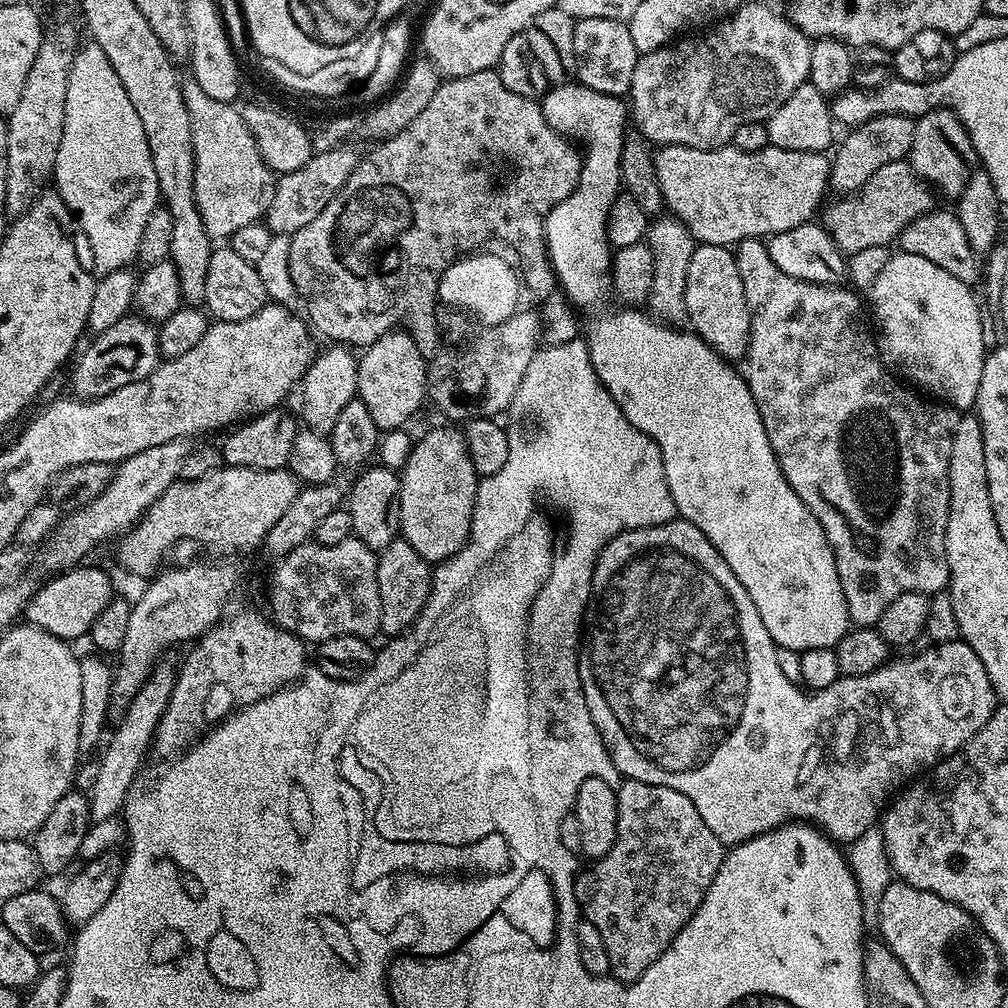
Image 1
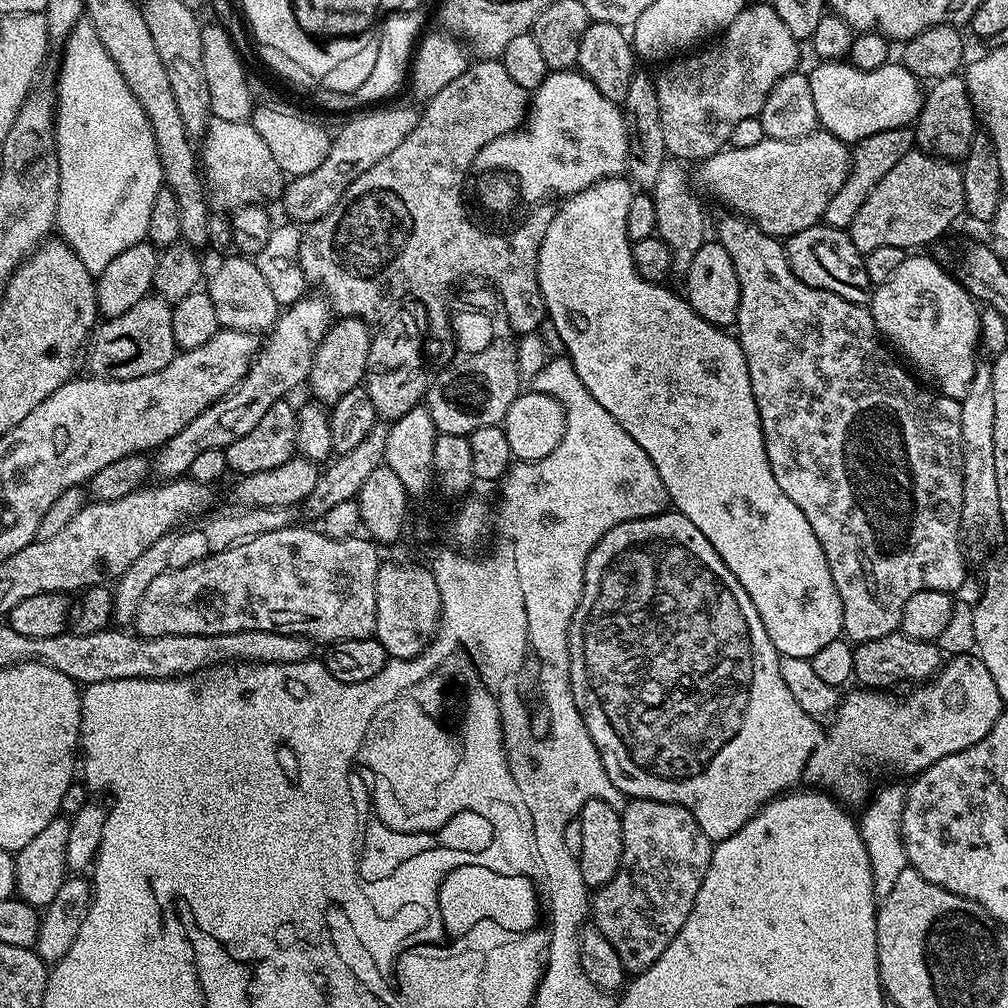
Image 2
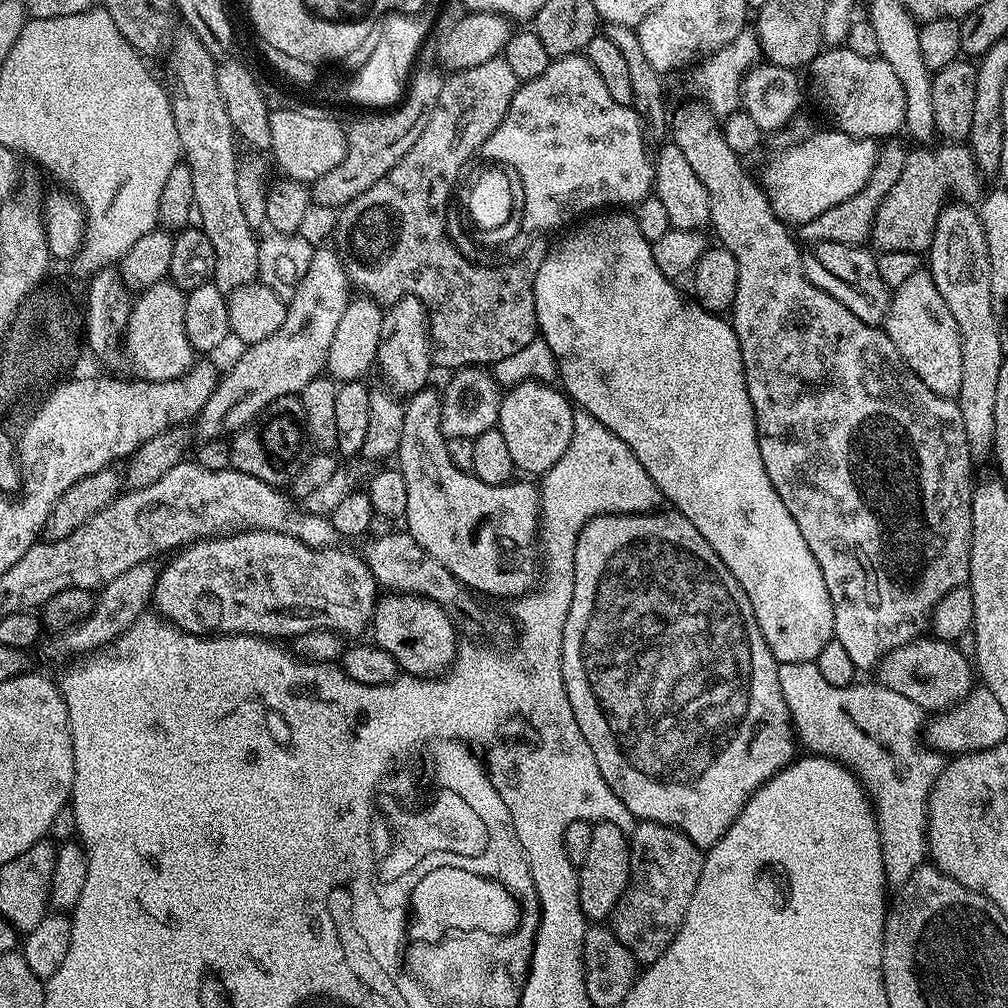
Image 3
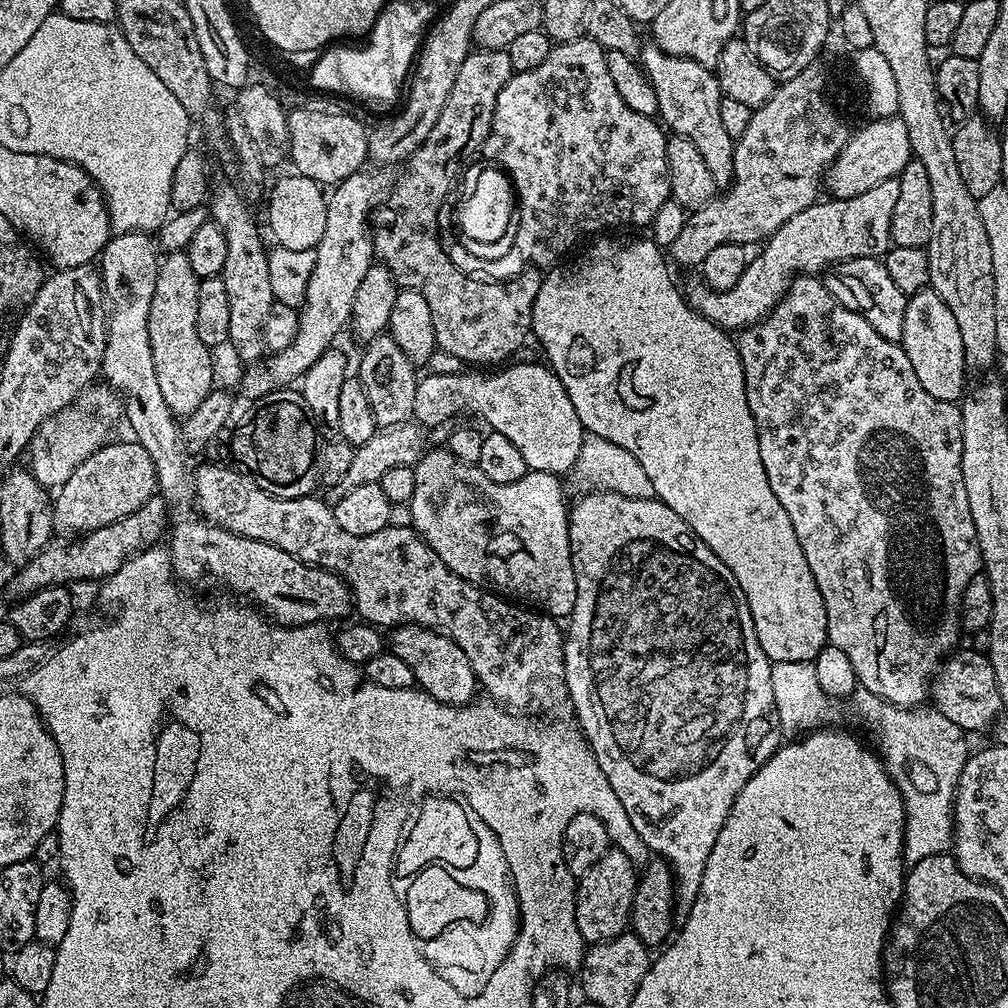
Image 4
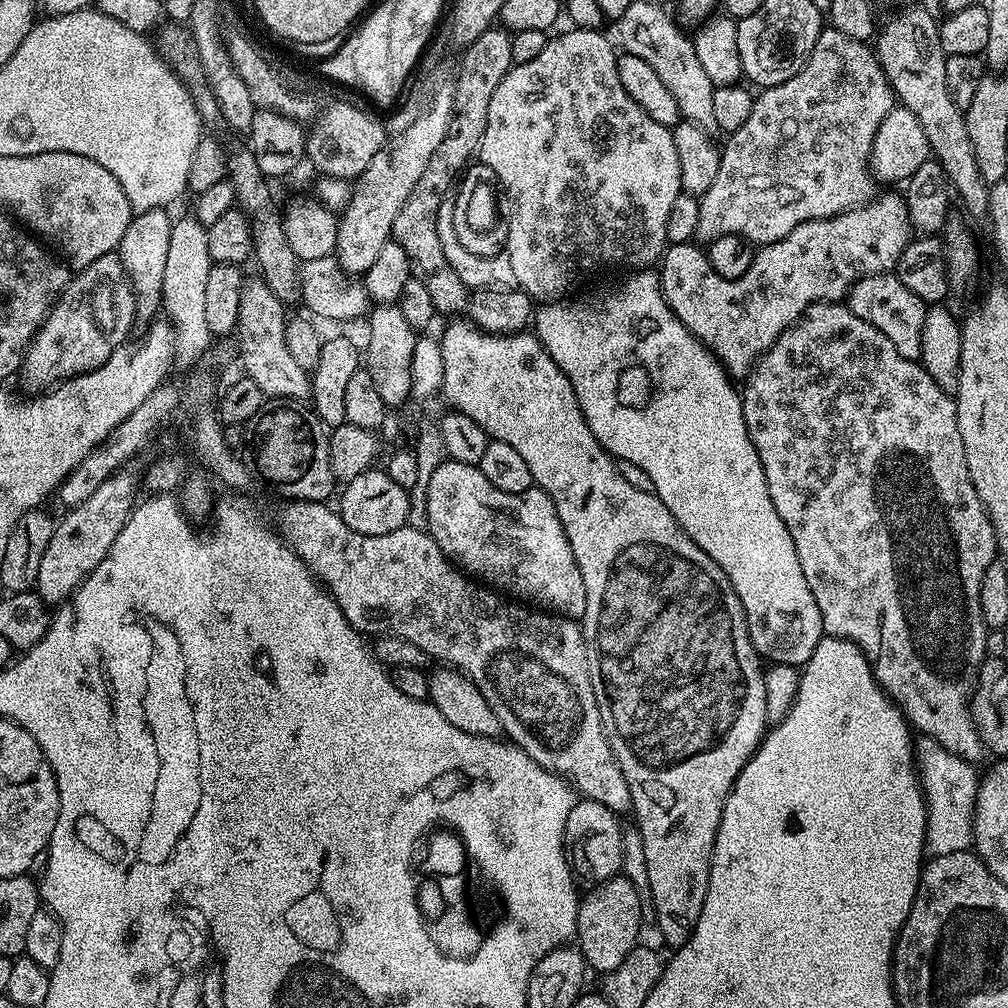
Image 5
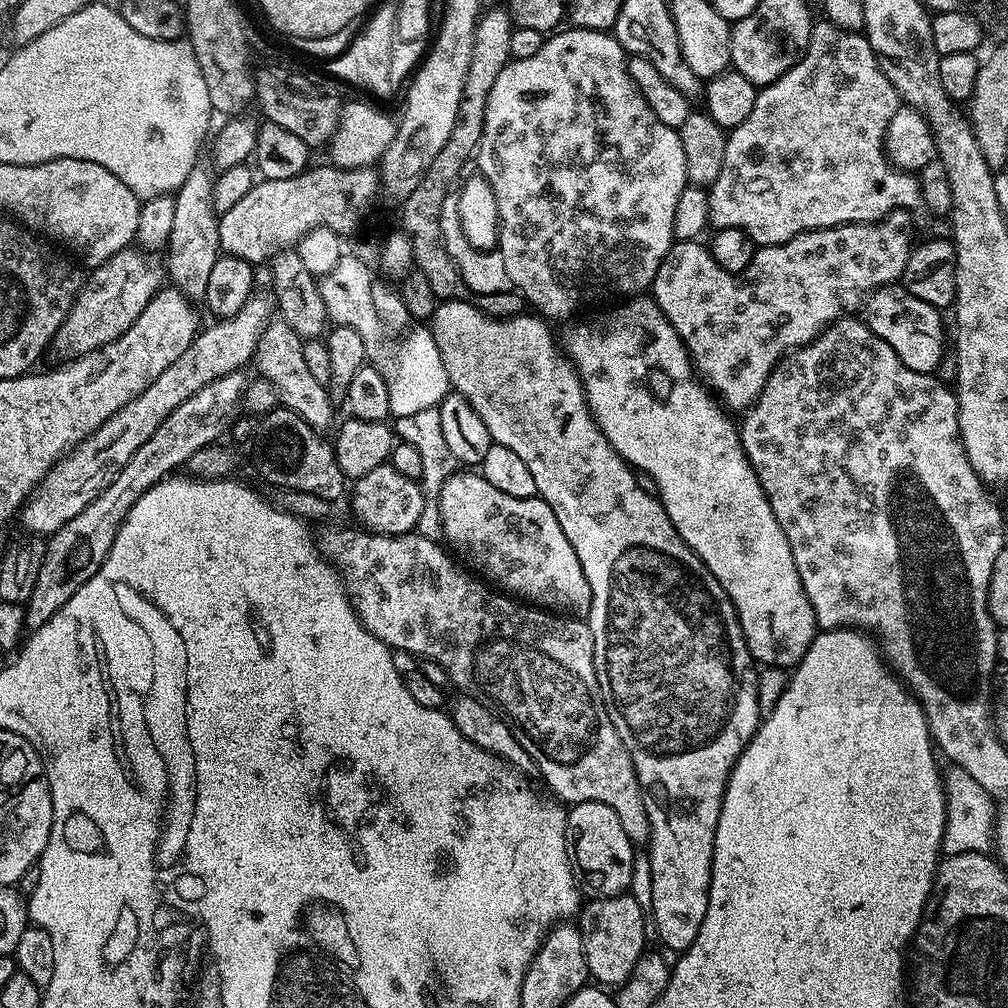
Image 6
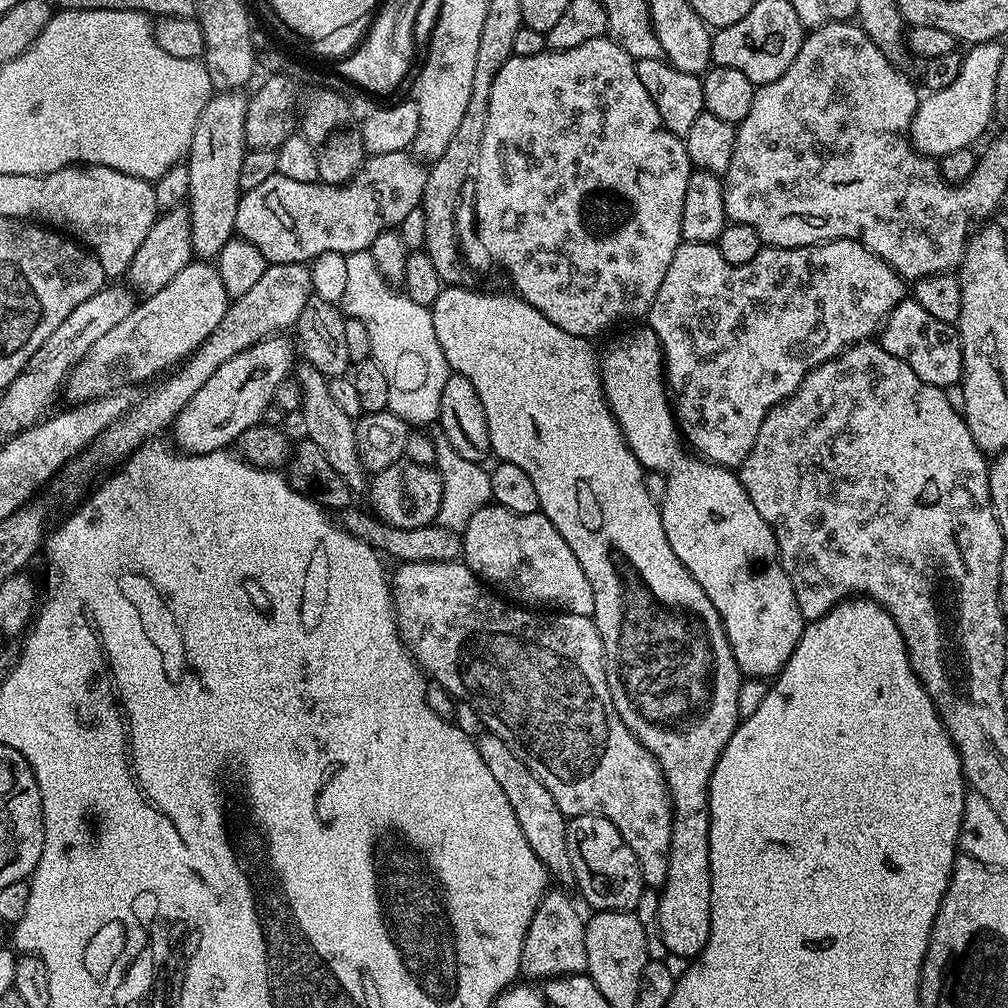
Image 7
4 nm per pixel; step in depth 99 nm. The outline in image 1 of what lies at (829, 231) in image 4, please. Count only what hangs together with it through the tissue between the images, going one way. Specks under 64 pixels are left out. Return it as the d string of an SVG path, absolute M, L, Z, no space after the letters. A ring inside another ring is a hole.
M875 116L866 122L862 122L858 127L851 129L847 133L848 137L844 141L837 143L834 148L836 157L833 155L830 160L830 184L833 189L837 188L837 193L851 194L859 190L871 176L882 166L887 166L890 162L898 162L907 157L910 146L914 146L914 126L916 120L911 116Z

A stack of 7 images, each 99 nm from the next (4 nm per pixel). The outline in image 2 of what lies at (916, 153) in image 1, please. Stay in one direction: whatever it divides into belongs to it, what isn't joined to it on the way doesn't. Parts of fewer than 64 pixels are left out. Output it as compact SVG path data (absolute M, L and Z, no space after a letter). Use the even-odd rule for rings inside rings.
M963 75L947 76L935 81L924 93L924 105L914 125L915 147L941 160L963 161L970 150L972 135L978 131L978 117L968 97L968 82Z

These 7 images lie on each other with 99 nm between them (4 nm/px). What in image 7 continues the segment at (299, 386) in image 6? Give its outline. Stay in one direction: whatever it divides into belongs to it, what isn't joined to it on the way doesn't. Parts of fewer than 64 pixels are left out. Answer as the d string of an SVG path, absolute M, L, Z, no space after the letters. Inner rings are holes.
M300 362L295 365L294 378L300 384L302 390L302 402L298 419L304 423L303 435L312 441L322 454L326 454L326 462L338 470L338 474L350 486L353 494L360 494L366 488L366 473L362 462L358 458L358 448L356 446L356 425L353 417L347 416L340 407L334 402L328 389L329 377L324 376L314 366L306 362Z

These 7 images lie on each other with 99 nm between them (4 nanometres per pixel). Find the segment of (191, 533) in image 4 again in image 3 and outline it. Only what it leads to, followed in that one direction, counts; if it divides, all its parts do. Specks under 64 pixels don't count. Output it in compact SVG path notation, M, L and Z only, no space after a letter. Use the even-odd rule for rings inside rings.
M237 532L198 540L179 549L171 557L173 560L159 569L151 603L164 619L195 636L243 634L295 638L323 628L341 634L360 632L363 628L365 631L376 608L378 585L359 551L347 552L340 547L311 548L306 542L281 532Z

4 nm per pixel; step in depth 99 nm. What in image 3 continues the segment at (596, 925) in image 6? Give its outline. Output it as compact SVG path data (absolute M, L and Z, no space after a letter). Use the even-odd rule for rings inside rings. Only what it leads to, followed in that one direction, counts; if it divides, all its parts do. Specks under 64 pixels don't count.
M595 821L590 834L590 847L586 853L586 862L579 865L578 898L585 921L604 922L609 919L630 878L630 854L632 845L629 833L614 822Z

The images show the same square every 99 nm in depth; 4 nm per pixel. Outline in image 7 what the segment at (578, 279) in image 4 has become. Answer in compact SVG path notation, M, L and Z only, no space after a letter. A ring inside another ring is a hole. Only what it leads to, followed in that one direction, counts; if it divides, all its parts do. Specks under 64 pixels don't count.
M641 326L641 328L634 329L633 332L624 332L621 336L614 337L605 346L604 352L602 348L598 356L598 363L600 365L600 381L604 387L604 397L608 399L608 408L612 411L613 418L618 422L624 440L642 467L650 472L661 472L666 478L666 498L660 505L660 517L662 518L662 526L666 530L666 542L670 542L670 550L674 550L674 554L678 554L678 562L682 562L682 566L686 566L686 570L690 570L690 574L698 582L698 586L702 586L702 590L706 590L706 596L710 598L710 602L714 602L714 606L724 623L732 653L738 662L741 673L748 678L775 678L779 676L784 663L788 661L790 654L794 654L794 650L802 638L806 621L803 614L798 610L798 598L794 598L794 586L790 582L786 570L780 564L780 551L776 549L776 539L766 522L766 518L762 518L762 514L758 514L758 510L754 510L754 502L750 502L750 494L746 494L739 475L733 469L721 468L719 464L710 464L707 460L686 450L685 441L681 437L676 422L674 404L670 399L670 389L666 383L664 351L660 349L660 343L652 328Z

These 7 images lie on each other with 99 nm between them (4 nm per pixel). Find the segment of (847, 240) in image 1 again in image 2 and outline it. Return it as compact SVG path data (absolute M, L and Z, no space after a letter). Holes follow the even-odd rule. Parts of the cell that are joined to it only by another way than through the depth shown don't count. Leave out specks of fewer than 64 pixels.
M913 150L906 154L906 158L901 158L870 190L870 198L862 202L862 207L858 209L858 214L854 214L854 222L846 229L852 237L854 246L858 250L867 254L870 250L878 250L878 246L898 246L905 250L920 250L923 244L932 244L959 216L965 215L964 203L966 194L962 190L961 165L950 160L941 160L939 156L929 156L928 153Z

